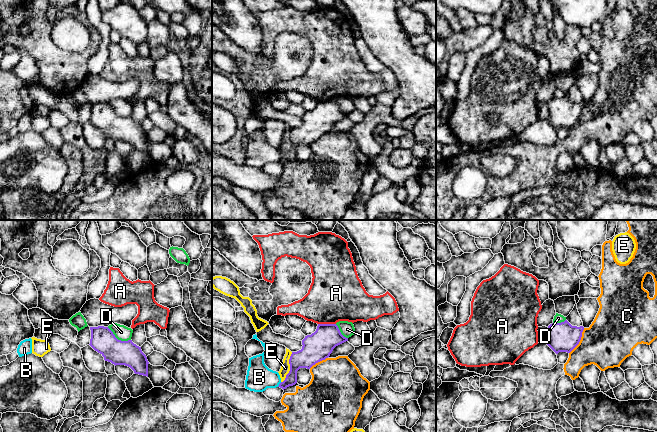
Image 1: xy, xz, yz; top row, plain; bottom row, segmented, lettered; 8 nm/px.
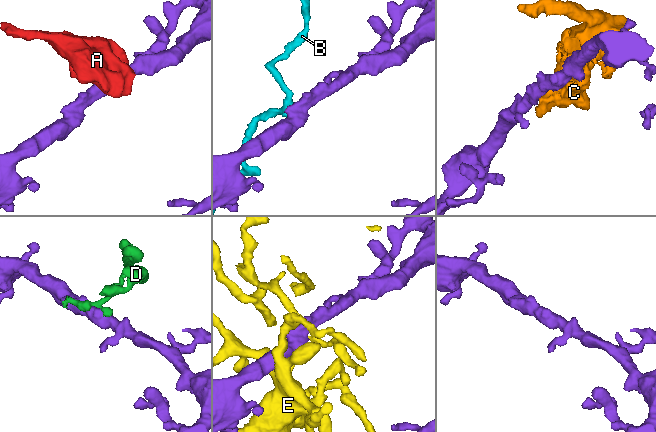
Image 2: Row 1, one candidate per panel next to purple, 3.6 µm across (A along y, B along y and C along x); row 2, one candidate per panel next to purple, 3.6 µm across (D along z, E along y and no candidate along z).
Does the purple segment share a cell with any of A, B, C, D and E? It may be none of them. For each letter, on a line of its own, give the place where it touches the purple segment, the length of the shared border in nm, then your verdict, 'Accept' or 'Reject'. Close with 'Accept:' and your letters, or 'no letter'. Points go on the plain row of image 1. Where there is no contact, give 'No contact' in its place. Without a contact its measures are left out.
A: Touches purple at xz (327, 100). Shared border 140 nm. Reject
B: Touches purple at xz (279, 160). Shared border 50 nm. Reject
C: Touches purple at yz (579, 117). Shared border 240 nm. Reject
D: Touches purple at xy (117, 115). Shared border 220 nm. Reject
E: Touches purple at xz (290, 143). Shared border 260 nm. Reject
Accept: no letter

